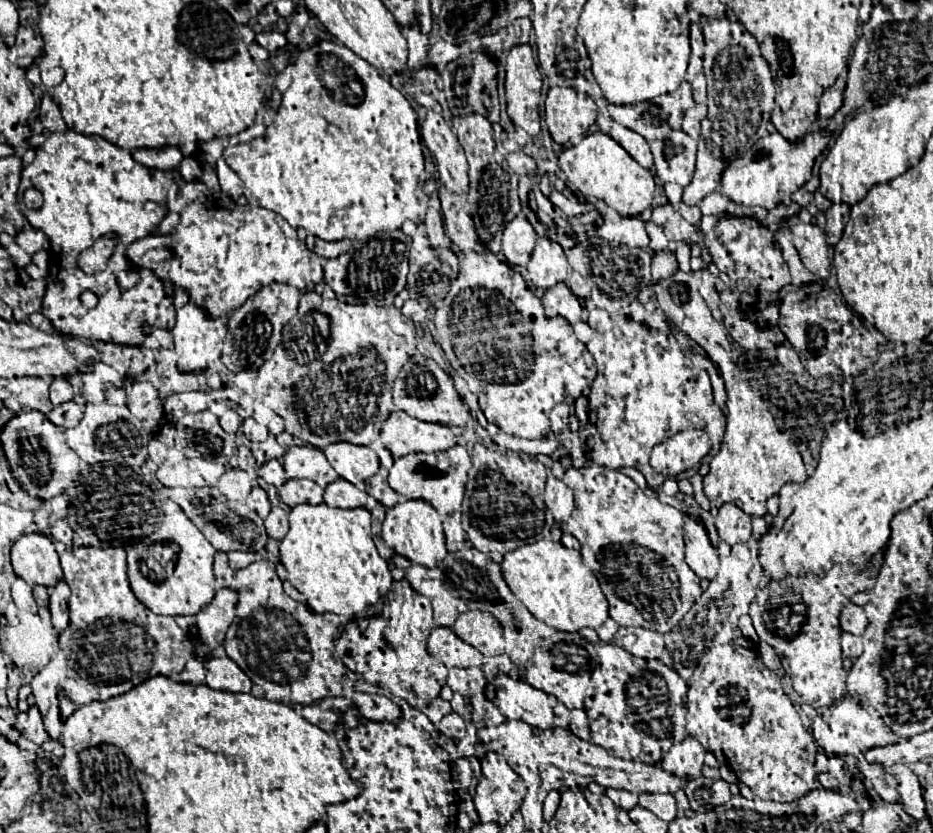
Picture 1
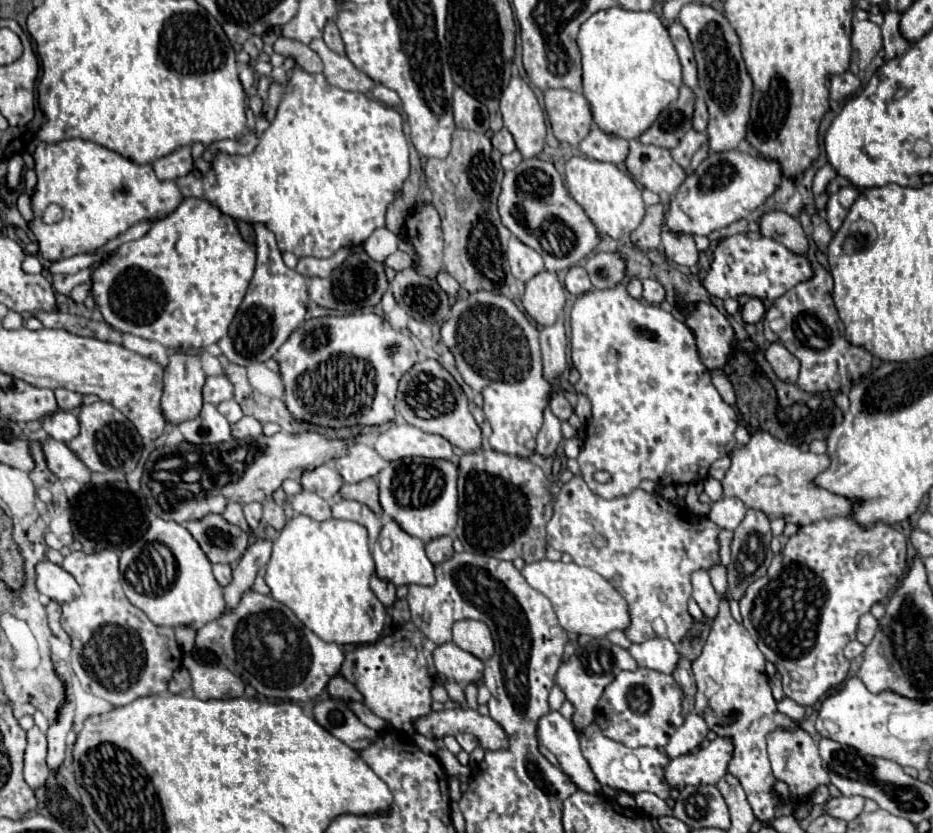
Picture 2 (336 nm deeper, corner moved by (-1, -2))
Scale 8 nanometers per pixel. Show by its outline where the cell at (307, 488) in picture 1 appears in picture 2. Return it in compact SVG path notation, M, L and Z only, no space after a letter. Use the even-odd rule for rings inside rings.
M303 490L303 492L295 494L289 502L297 514L307 514L313 520L329 520L331 518L329 502L323 500L321 496L317 496L315 492Z

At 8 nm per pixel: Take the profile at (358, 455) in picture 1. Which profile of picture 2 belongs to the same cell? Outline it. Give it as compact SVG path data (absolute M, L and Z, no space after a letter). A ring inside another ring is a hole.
M349 444L347 454L335 460L335 468L347 484L377 476L379 470L383 470L383 464L385 460L375 452L375 448L365 444Z

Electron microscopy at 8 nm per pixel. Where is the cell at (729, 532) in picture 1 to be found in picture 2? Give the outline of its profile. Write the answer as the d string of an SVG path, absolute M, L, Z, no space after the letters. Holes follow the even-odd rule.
M721 498L711 504L711 512L707 514L707 518L715 522L719 528L735 530L745 518L745 512L747 508L739 498Z

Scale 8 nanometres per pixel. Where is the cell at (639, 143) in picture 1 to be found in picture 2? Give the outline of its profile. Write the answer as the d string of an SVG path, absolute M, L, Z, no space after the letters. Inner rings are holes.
M593 126L589 136L579 144L579 150L593 160L613 162L623 166L629 154L629 142L617 134L607 134L599 126Z

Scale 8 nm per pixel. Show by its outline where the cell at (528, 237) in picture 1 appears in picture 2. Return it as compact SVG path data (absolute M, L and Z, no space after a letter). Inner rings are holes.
M511 236L511 240L509 240L507 260L509 260L513 276L521 282L531 280L531 276L535 276L543 270L543 258L515 236Z

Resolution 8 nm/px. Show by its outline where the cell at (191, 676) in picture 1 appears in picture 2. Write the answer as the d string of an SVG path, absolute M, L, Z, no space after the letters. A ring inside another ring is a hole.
M179 668L175 670L171 682L169 682L169 690L179 694L179 692L189 692L191 690L191 676L189 676L189 670L187 668Z

